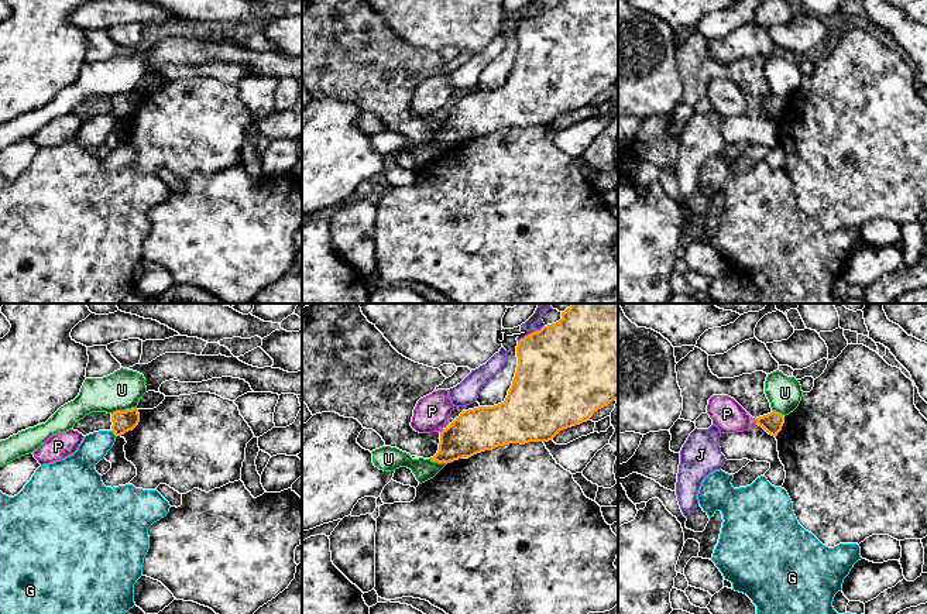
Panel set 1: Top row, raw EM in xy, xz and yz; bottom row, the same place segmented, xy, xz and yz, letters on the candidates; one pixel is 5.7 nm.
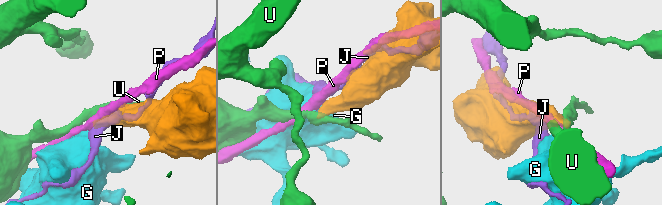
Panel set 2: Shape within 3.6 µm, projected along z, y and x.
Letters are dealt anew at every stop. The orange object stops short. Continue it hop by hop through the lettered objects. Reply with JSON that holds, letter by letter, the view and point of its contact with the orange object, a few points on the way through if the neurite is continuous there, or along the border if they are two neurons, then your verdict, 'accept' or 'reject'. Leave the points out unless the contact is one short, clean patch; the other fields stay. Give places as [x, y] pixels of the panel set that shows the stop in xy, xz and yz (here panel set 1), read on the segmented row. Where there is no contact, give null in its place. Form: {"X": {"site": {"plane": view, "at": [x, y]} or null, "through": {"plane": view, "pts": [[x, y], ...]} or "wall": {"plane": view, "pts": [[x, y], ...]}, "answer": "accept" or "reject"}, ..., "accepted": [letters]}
{"G": {"site": {"plane": "xy", "at": [114, 434]}, "wall": {"plane": "xy", "pts": [[112, 429], [116, 436]]}, "answer": "reject"}, "J": {"site": {"plane": "xz", "at": [531, 333]}, "wall": {"plane": "xz", "pts": [[543, 325], [518, 342]]}, "answer": "reject"}, "P": {"site": {"plane": "yz", "at": [756, 421]}, "wall": {"plane": "yz", "pts": [[755, 419], [756, 422]]}, "answer": "reject"}, "U": {"site": {"plane": "xy", "at": [123, 411]}, "wall": {"plane": "xy", "pts": [[136, 407], [116, 410], [112, 414]]}, "answer": "reject"}, "accepted": []}

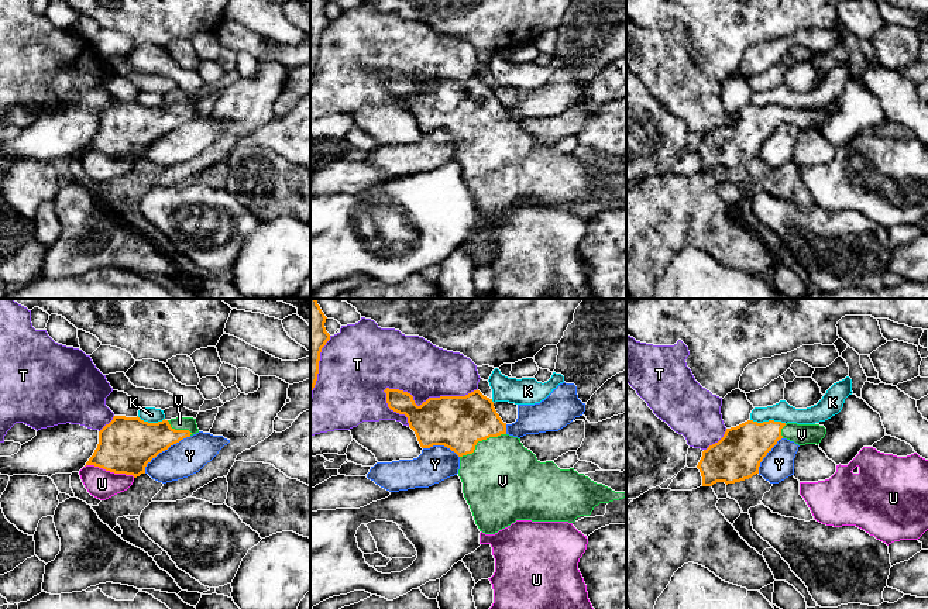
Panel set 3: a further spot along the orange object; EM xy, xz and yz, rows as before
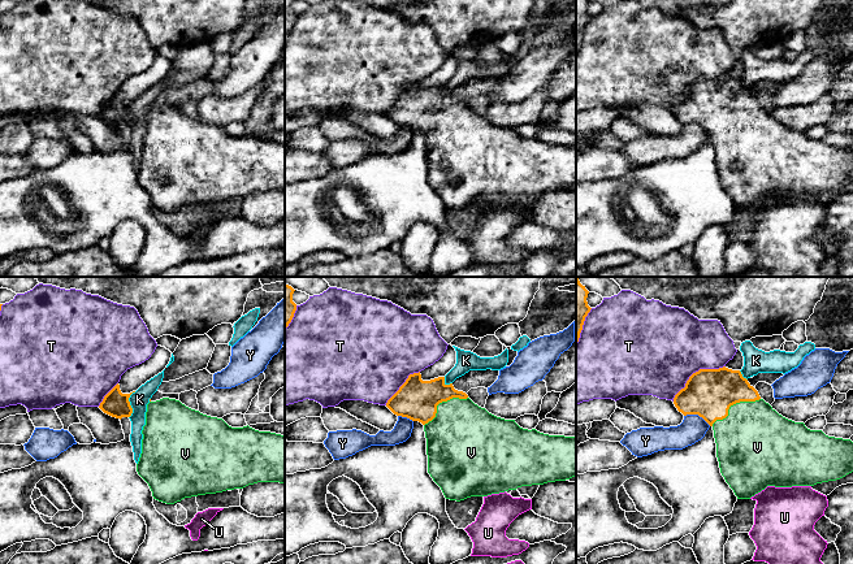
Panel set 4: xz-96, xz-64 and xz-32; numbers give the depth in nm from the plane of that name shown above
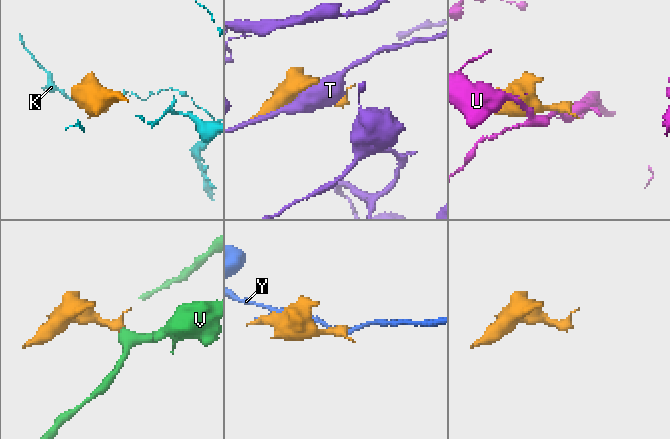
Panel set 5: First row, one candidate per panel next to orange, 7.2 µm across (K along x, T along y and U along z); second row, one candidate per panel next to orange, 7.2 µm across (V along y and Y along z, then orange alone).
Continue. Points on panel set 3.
{"K": {"site": {"plane": "yz", "at": [769, 420]}, "wall": {"plane": "yz", "pts": [[751, 419], [758, 422], [780, 420], [786, 423]]}, "answer": "reject"}, "T": {"site": {"plane": "xz", "at": [429, 398]}, "answer": "reject"}, "U": {"site": {"plane": "xy", "at": [110, 471]}, "answer": "reject"}, "V": {"site": {"plane": "xz", "at": [480, 440]}, "through": {"plane": "xz", "pts": [[459, 423], [463, 423], [480, 440], [491, 468], [501, 478]]}, "answer": "accept"}, "Y": {"site": {"plane": "xy", "at": [164, 450]}, "answer": "reject"}, "accepted": ["V"]}

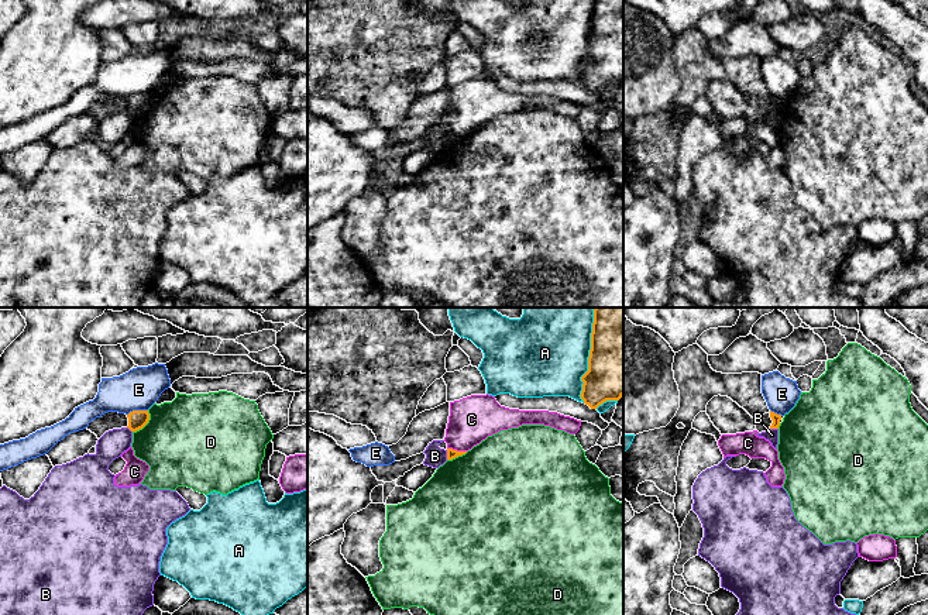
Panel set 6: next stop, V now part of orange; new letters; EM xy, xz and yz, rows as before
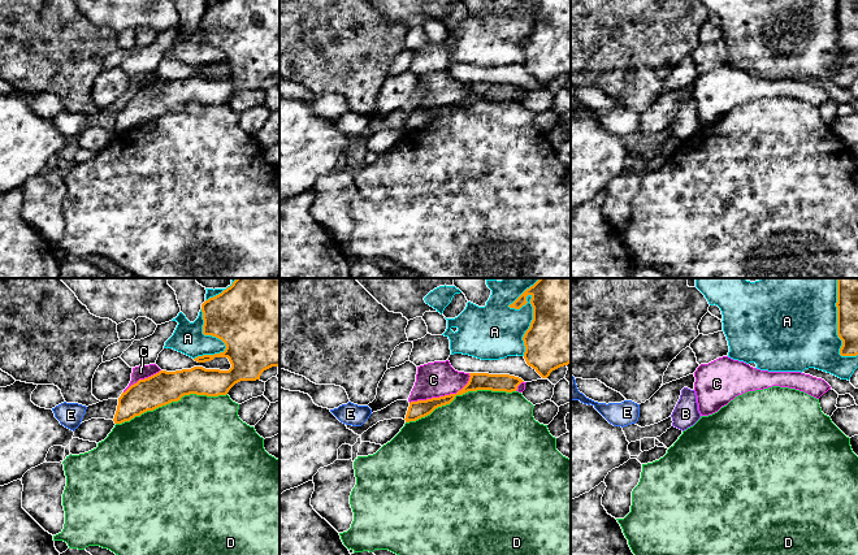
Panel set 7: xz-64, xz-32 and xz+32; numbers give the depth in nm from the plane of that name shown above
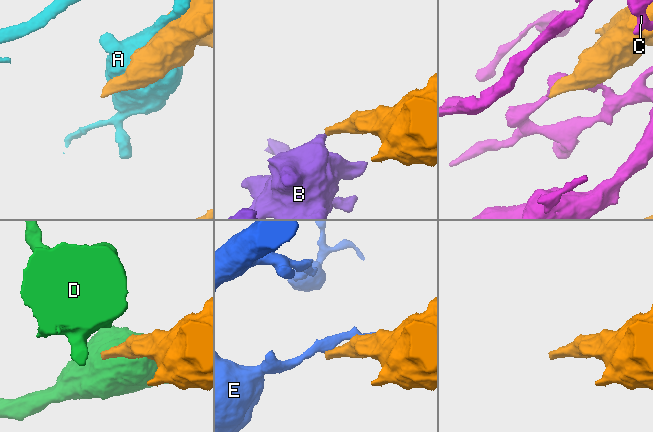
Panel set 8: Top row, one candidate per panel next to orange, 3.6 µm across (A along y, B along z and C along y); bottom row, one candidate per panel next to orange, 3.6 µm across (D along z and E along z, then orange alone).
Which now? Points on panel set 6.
{"A": {"site": {"plane": "xz", "at": [590, 356]}, "answer": "reject"}, "B": {"site": {"plane": "xz", "at": [447, 454]}, "wall": {"plane": "xz", "pts": [[446, 450], [447, 459]]}, "answer": "reject"}, "C": {"site": {"plane": "xz", "at": [456, 450]}, "answer": "reject"}, "D": {"site": {"plane": "xy", "at": [145, 423]}, "answer": "reject"}, "E": {"site": {"plane": "xy", "at": [137, 411]}, "wall": {"plane": "xy", "pts": [[147, 409], [133, 409], [127, 415]]}, "answer": "reject"}, "accepted": []}

